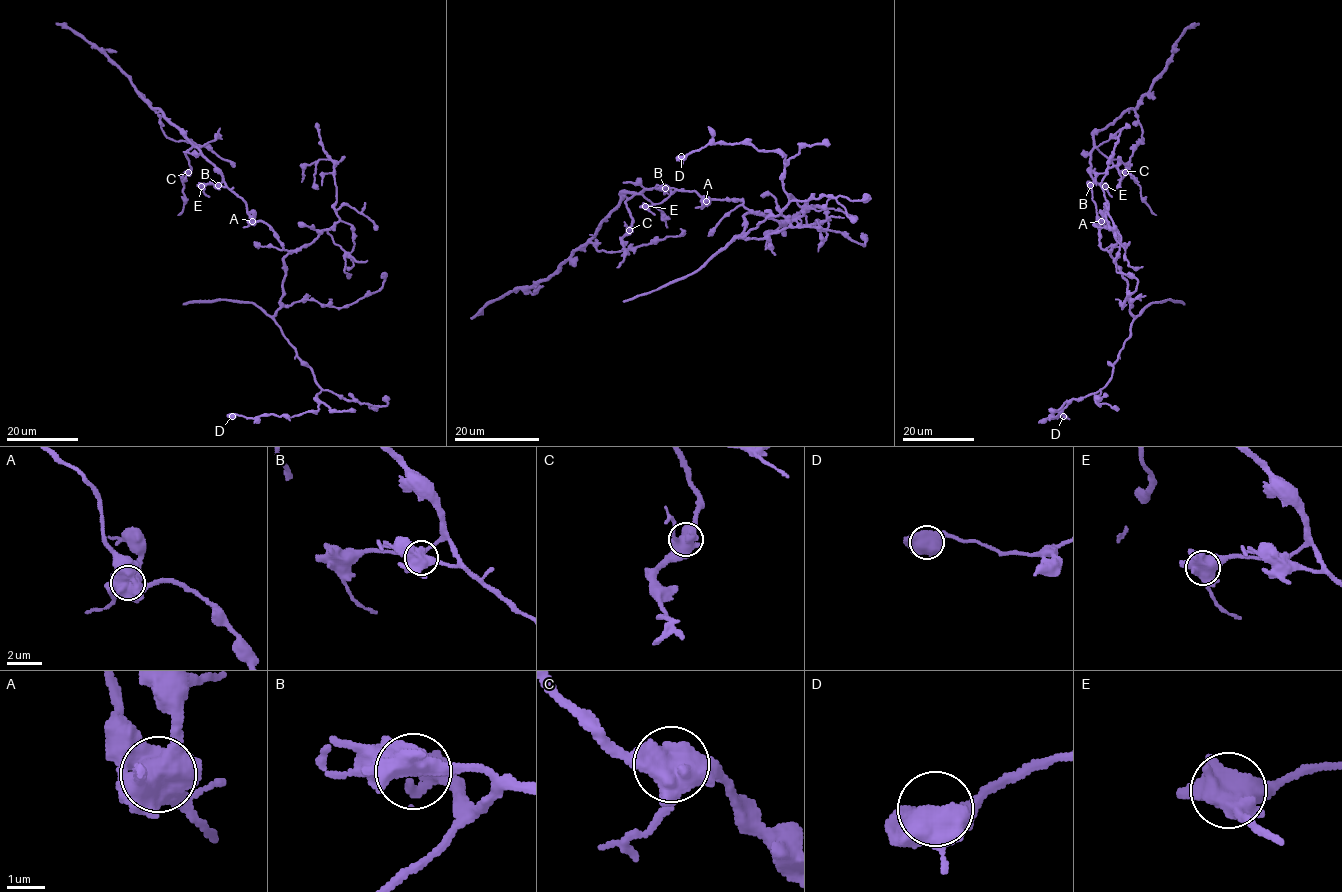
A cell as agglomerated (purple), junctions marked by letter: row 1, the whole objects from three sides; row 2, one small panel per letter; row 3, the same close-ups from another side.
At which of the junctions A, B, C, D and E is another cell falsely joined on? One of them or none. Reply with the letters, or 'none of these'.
A

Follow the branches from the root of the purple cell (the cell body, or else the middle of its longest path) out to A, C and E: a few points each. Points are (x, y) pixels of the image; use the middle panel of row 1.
A: (735, 200), (706, 201)
C: (735, 200), (706, 199), (694, 191), (645, 188), (626, 201), (631, 218), (629, 230)
E: (735, 200), (706, 199), (694, 191), (675, 190), (661, 202), (645, 206)

